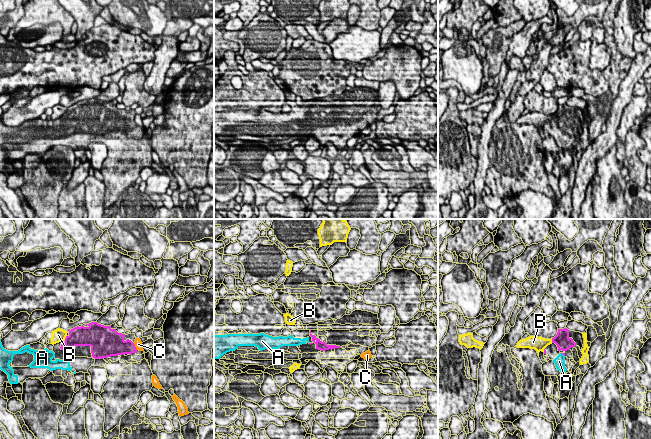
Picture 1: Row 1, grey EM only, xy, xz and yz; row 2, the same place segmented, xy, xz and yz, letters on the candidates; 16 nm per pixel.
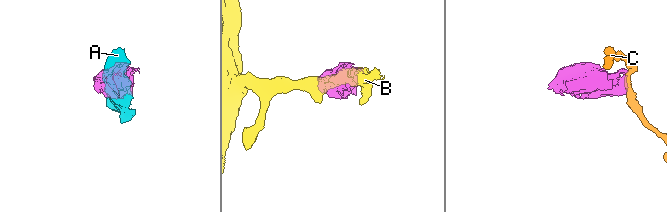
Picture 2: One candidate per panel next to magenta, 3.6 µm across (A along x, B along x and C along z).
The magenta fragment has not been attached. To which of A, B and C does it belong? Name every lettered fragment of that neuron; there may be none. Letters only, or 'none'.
A

